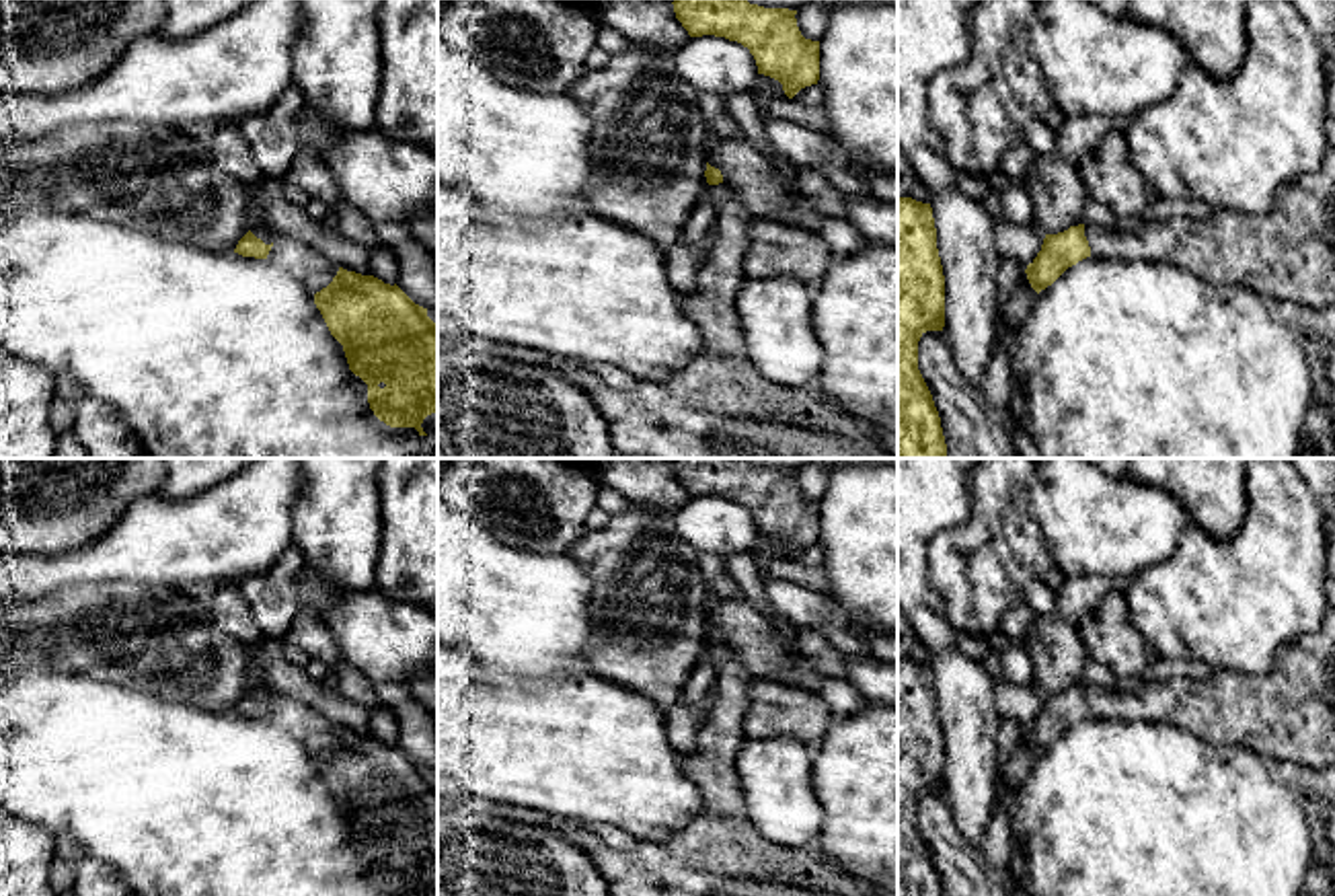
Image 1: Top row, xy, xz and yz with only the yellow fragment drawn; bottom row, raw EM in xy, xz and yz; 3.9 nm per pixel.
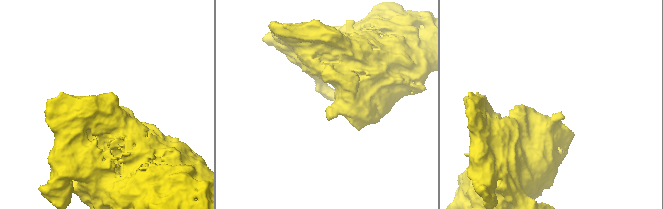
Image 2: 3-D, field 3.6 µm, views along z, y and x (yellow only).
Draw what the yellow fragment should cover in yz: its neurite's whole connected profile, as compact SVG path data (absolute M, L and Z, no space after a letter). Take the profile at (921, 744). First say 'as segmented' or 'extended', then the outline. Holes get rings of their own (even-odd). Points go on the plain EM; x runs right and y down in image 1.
as segmented; M912 658L898 660L898 896L943 896L932 855L918 830L918 801L926 791L945 787L945 736L937 709L937 688L930 664Z

